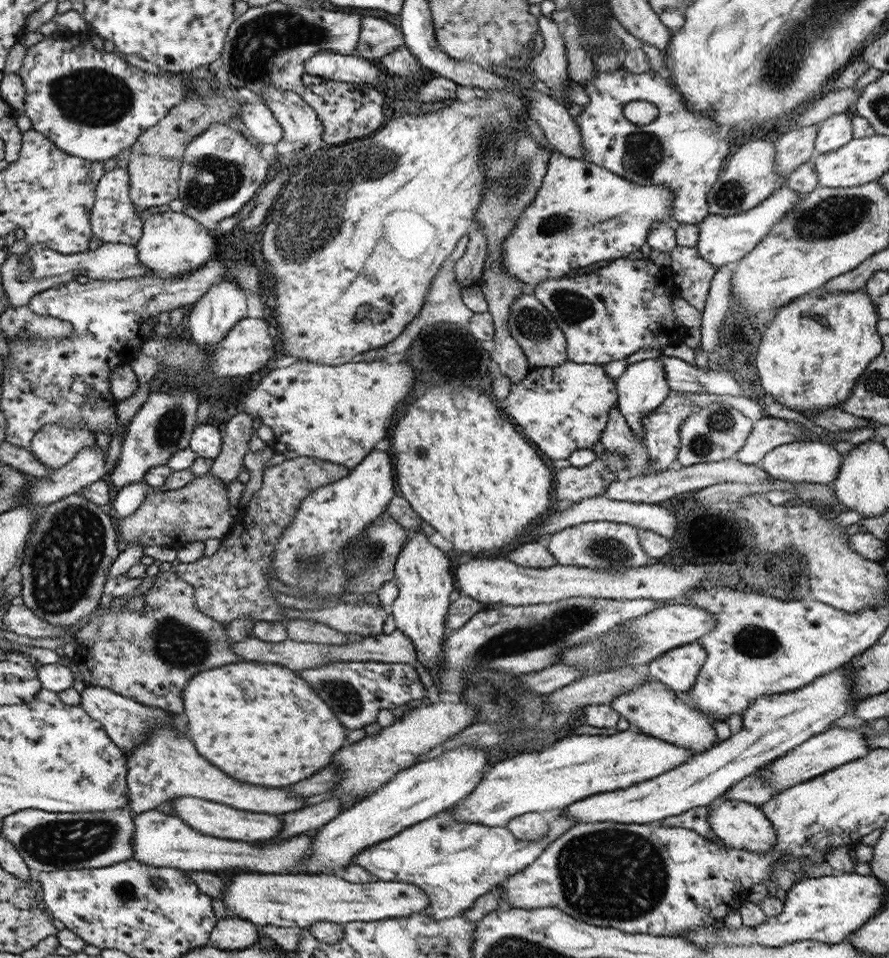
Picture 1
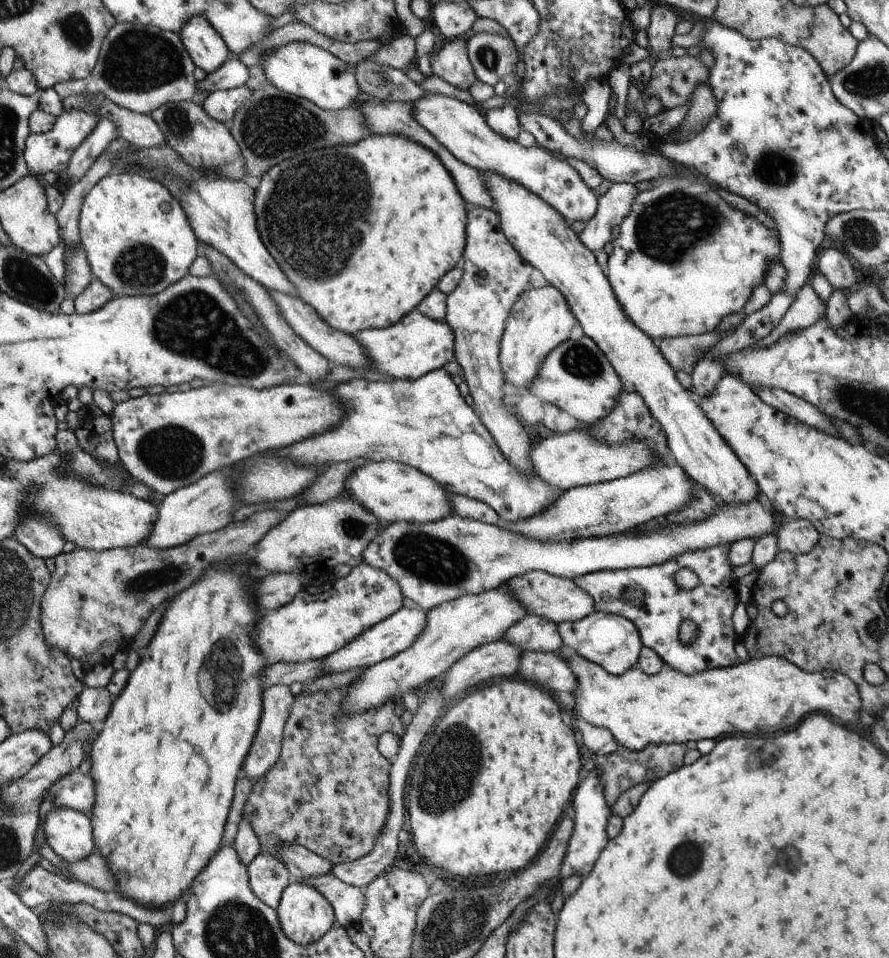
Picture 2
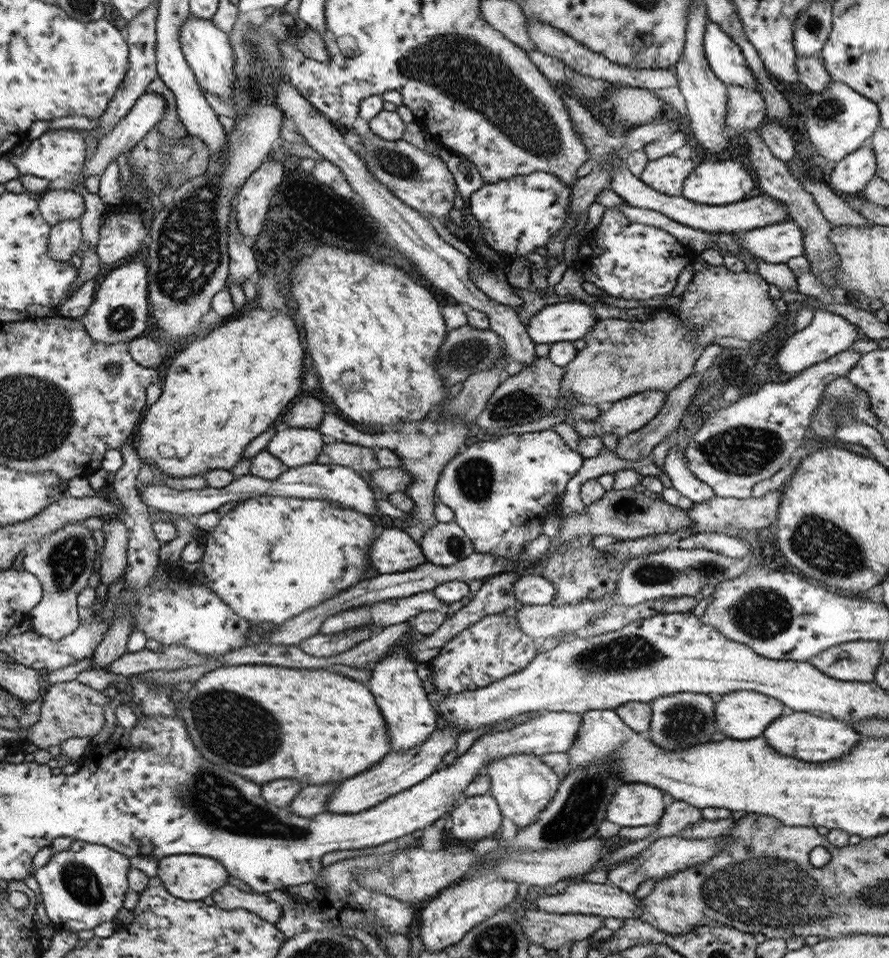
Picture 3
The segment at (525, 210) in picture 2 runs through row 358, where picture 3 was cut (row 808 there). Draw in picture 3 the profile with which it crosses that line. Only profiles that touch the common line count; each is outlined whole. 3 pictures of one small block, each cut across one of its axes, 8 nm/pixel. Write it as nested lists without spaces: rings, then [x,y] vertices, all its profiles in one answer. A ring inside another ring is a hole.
[[[621,784],[607,808],[606,820],[621,827],[657,824],[664,814],[667,796],[648,784]]]

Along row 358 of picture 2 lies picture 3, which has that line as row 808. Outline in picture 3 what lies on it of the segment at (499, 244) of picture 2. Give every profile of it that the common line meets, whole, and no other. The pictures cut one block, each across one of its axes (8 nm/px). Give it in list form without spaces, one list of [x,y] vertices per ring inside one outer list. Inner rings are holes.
[[[487,794],[461,801],[451,811],[451,832],[456,838],[470,842],[484,839],[501,827],[503,814],[494,798]]]

